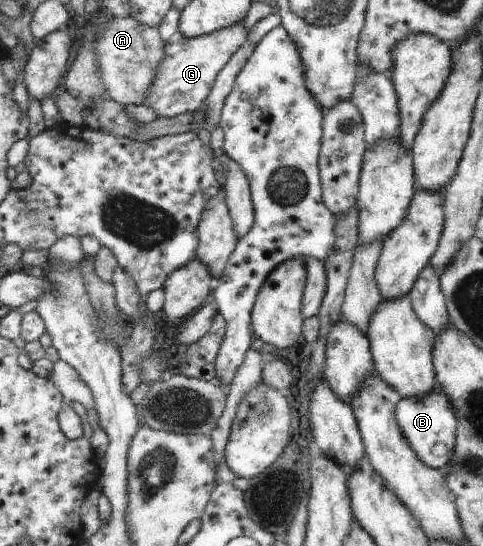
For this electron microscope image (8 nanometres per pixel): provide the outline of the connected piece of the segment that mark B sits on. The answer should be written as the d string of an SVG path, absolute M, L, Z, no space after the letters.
M435 387L426 396L402 398L396 404L394 416L402 430L402 436L408 440L408 444L416 452L420 462L424 462L426 466L434 469L442 469L449 464L454 456L458 420L454 416L454 408L452 408L448 396L439 387Z

